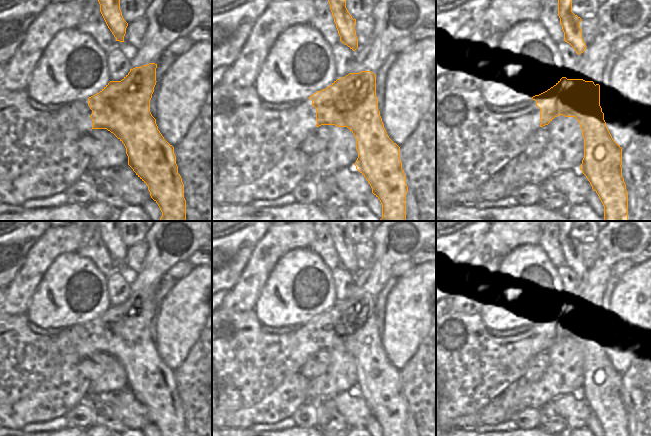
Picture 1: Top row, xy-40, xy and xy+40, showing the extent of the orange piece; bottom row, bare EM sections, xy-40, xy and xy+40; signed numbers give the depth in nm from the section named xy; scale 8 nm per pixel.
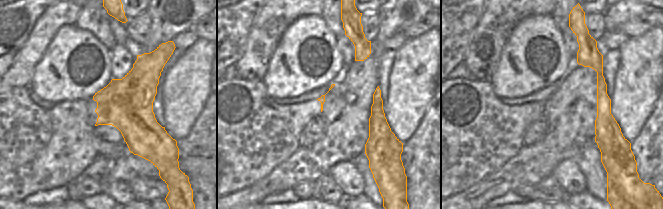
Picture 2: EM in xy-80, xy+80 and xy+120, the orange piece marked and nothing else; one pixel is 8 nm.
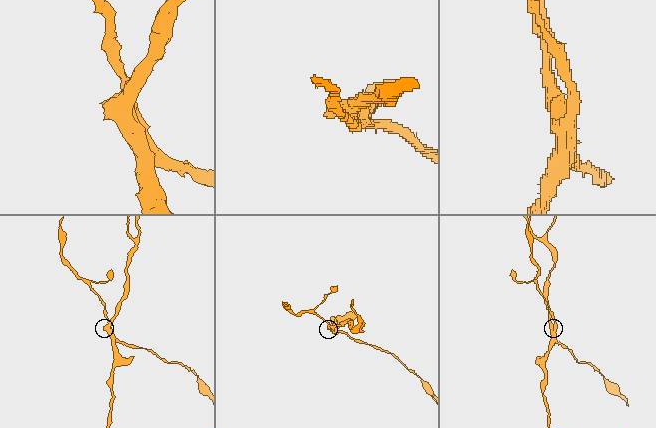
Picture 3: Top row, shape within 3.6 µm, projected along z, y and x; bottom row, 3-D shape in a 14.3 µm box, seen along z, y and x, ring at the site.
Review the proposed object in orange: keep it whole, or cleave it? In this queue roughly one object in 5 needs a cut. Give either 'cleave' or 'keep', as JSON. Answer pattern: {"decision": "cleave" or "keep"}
{"decision": "cleave"}

